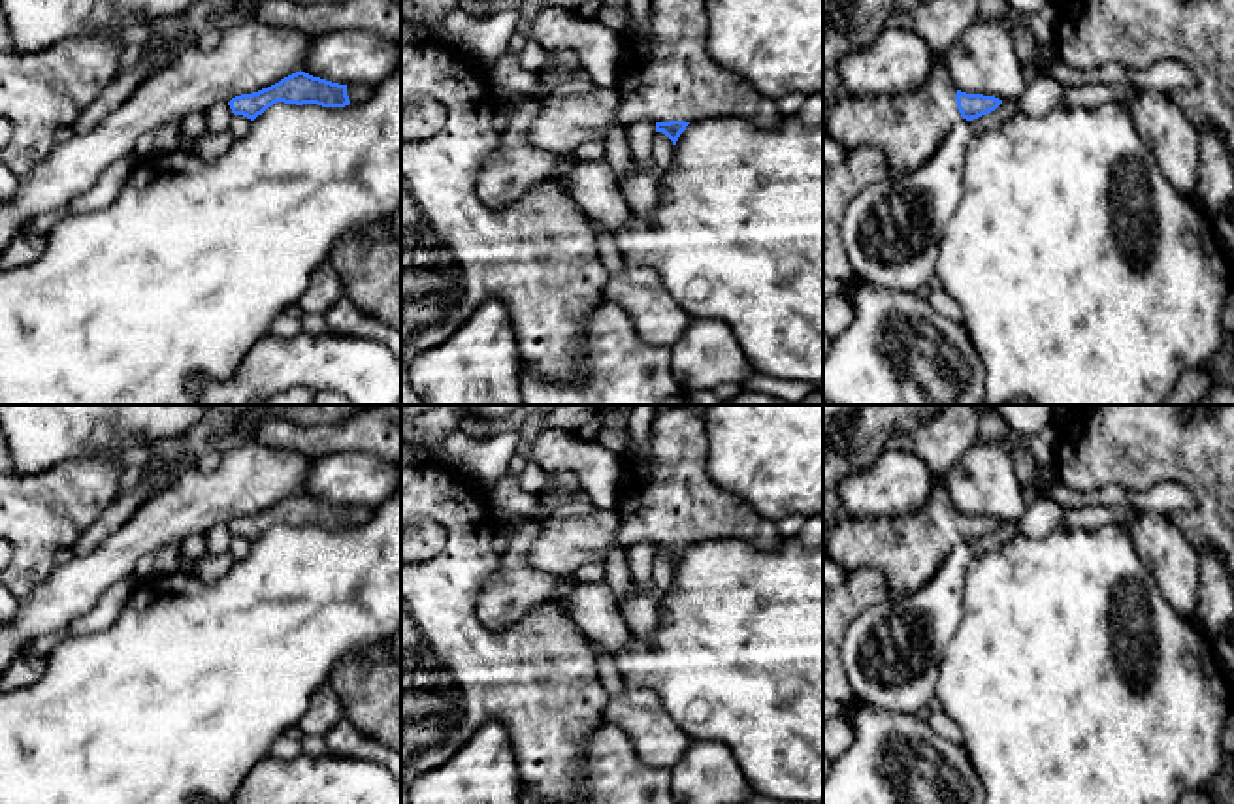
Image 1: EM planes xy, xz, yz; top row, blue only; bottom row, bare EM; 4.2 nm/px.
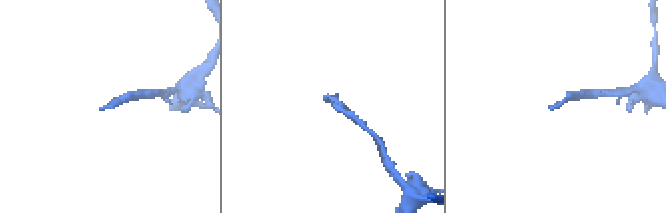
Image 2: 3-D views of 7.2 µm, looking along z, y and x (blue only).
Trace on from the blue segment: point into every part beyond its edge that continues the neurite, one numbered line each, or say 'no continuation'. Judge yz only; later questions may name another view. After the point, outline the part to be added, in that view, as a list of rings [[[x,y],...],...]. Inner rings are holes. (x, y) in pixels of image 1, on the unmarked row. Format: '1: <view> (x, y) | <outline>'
1: yz (910, 548) | [[[946,486],[934,488],[927,503],[904,516],[842,516],[831,525],[827,555],[844,571],[874,567],[885,574],[891,593],[910,595],[927,586],[951,550],[963,540],[955,522],[957,510]]]

